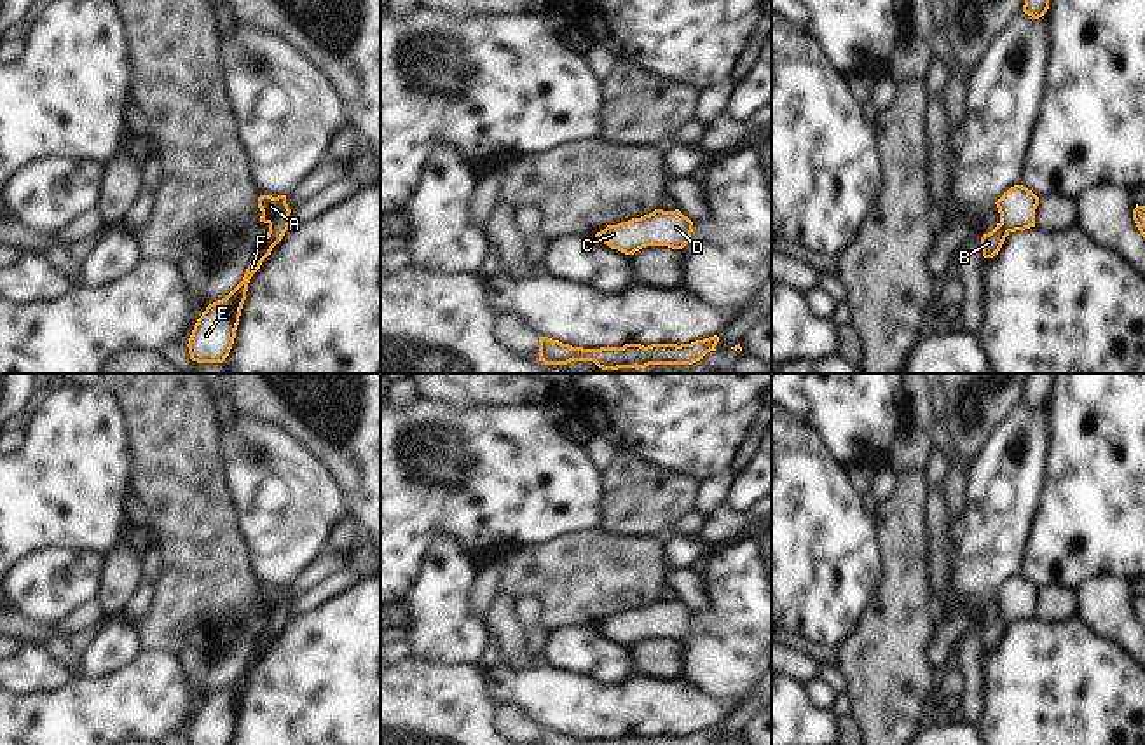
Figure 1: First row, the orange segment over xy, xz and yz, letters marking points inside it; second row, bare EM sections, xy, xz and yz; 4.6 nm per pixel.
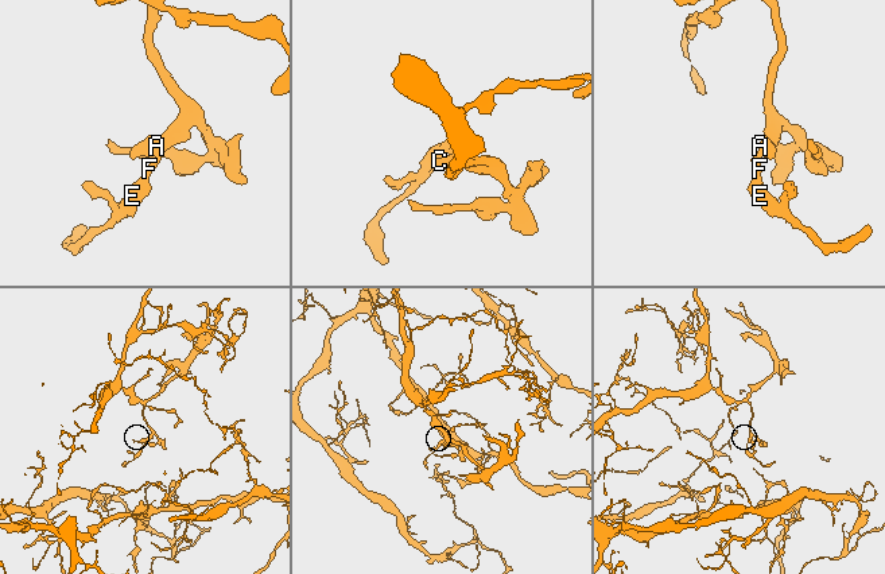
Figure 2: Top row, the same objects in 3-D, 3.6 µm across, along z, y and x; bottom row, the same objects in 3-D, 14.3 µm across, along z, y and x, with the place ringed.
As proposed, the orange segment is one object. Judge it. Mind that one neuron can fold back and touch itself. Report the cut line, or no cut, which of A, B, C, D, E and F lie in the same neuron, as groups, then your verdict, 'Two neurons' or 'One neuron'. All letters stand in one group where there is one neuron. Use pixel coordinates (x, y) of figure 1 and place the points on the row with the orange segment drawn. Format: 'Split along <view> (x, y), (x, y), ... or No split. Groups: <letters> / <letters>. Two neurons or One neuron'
No split. Groups: A B C D E F. One neuron

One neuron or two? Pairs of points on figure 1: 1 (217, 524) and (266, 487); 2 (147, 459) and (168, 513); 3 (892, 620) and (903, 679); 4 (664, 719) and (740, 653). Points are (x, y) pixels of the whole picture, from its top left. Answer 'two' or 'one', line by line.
1: two
2: one
3: one
4: two

